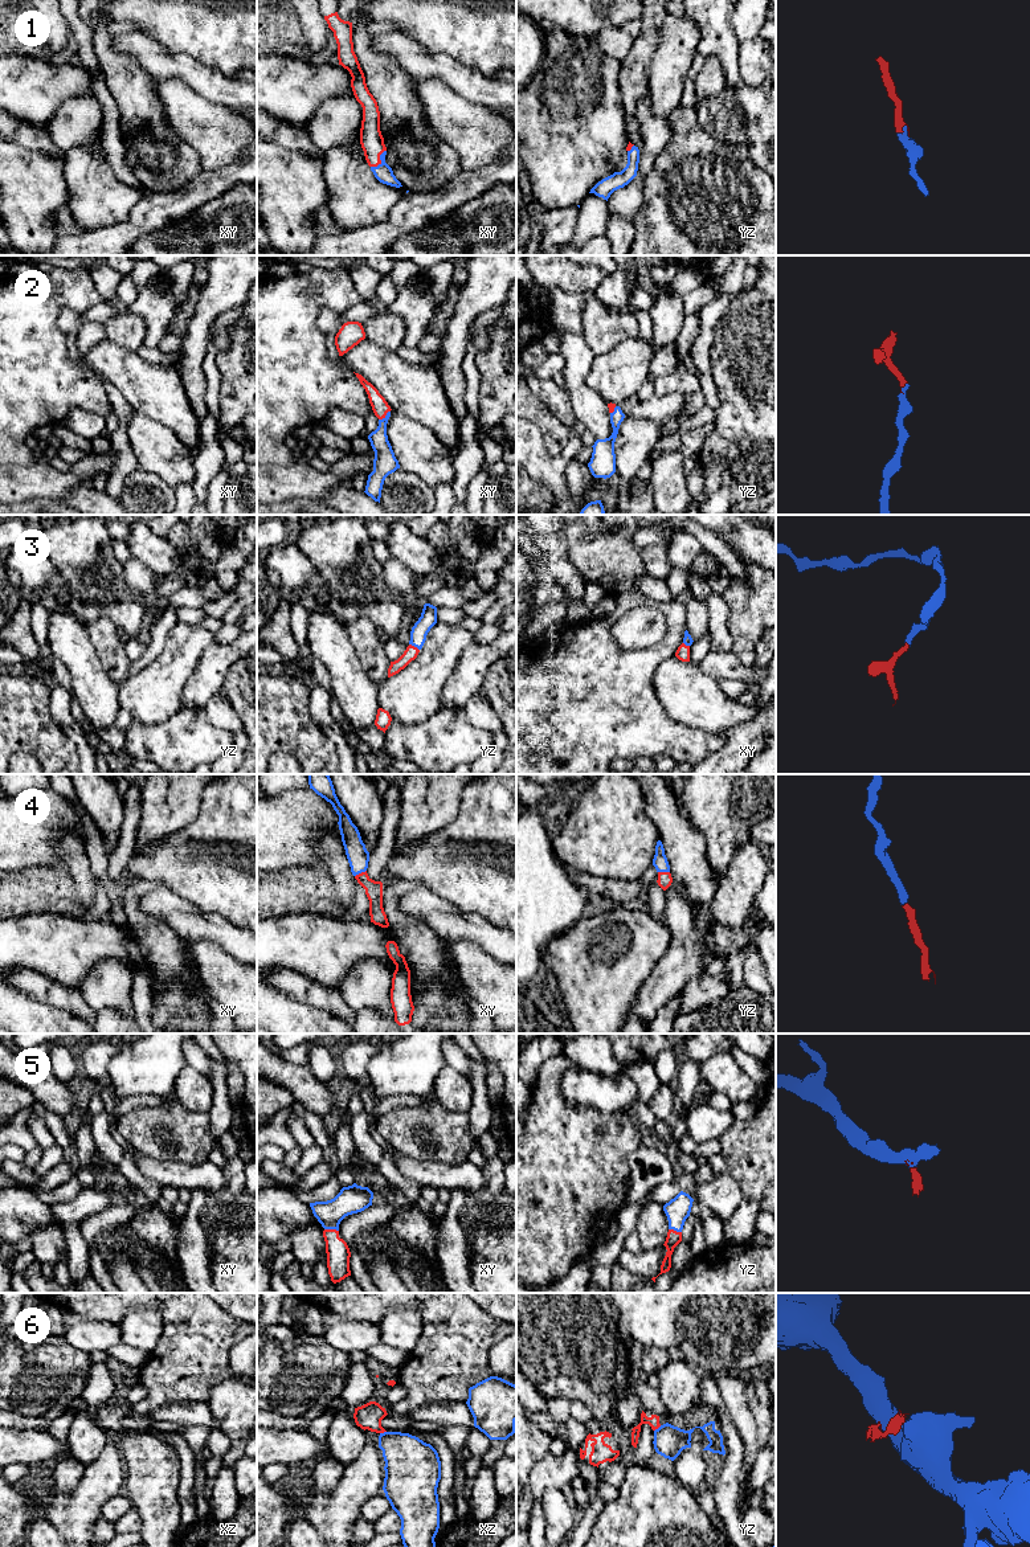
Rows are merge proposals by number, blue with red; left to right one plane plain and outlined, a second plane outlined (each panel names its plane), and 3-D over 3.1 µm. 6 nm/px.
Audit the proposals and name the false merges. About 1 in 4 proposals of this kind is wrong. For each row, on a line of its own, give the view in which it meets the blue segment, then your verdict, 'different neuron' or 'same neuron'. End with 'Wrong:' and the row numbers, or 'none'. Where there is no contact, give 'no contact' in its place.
1: contact in xy; same neuron
2: contact in xy; same neuron
3: contact in yz; same neuron
4: contact in xy; same neuron
5: contact in xy; same neuron
6: contact in yz; different neuron
Wrong: 6

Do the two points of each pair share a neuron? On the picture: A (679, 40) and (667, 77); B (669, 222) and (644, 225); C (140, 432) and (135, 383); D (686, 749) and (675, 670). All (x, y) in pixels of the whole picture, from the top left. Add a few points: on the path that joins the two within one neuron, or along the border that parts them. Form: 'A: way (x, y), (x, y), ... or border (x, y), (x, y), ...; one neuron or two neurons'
A: way (675, 49), (669, 68); one neuron
B: way (662, 225), (650, 225); one neuron
C: border (133, 409), (166, 426); two neurons
D: border (659, 703), (673, 719), (712, 732); two neurons

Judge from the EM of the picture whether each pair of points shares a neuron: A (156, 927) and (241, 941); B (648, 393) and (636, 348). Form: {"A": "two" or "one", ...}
{"A": "two", "B": "two"}

